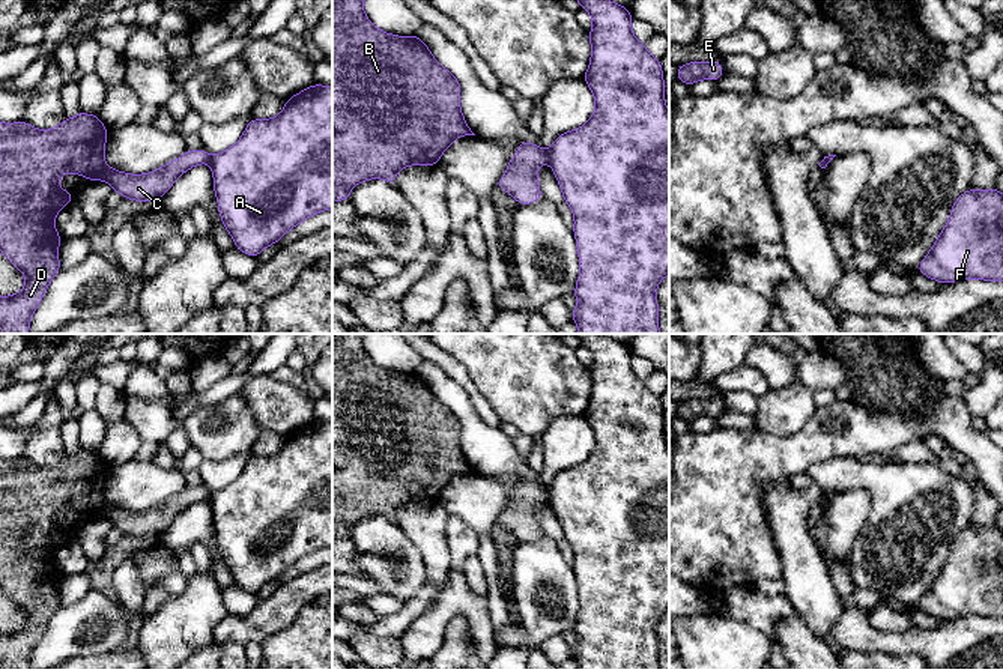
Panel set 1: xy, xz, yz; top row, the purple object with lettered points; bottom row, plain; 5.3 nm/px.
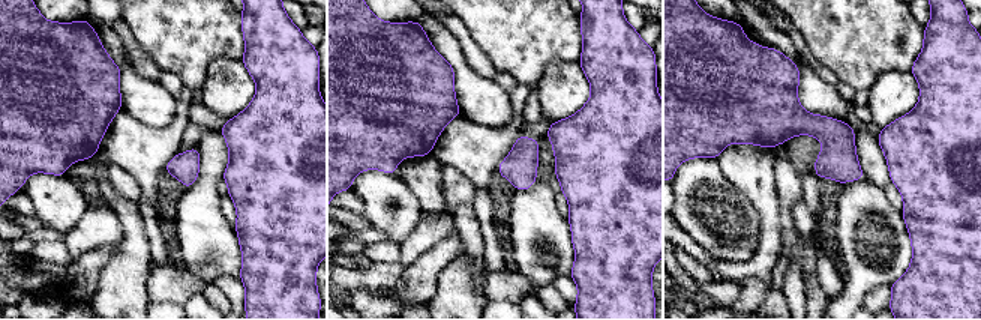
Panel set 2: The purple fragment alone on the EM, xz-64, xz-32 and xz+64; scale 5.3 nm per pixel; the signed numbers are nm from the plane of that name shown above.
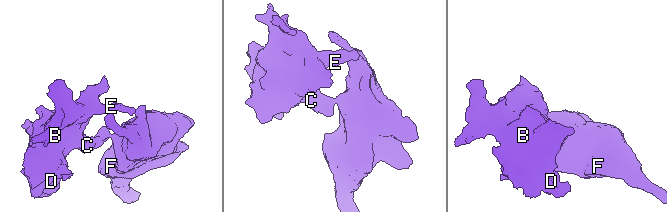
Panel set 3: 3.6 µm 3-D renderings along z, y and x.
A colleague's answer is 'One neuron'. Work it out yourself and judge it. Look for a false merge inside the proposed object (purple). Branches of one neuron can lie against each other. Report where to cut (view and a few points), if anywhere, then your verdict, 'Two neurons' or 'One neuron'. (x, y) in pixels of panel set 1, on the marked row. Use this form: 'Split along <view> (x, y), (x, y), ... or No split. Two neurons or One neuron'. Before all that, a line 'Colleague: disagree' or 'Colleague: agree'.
Colleague: disagree
Split along xz (545, 152), (548, 160). Two neurons

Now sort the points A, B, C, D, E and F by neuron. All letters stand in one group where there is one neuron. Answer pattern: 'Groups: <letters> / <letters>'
Groups: A F / B C D E

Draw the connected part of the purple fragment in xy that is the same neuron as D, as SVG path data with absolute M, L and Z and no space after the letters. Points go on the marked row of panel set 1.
M80 111L75 117L63 119L53 129L36 129L26 120L17 123L0 122L0 251L26 277L20 293L0 296L0 332L27 334L30 319L41 304L51 280L62 269L57 248L62 242L54 227L56 213L74 197L63 191L57 179L65 173L83 174L87 180L104 180L123 198L135 201L156 201L165 195L174 180L194 165L209 162L202 150L185 153L146 174L129 174L113 170L105 164L105 140L108 131L98 116Z

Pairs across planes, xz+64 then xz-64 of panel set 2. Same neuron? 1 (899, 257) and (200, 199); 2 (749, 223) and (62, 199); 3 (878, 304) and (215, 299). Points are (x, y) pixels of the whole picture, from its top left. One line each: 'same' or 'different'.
1: same
2: same
3: same

